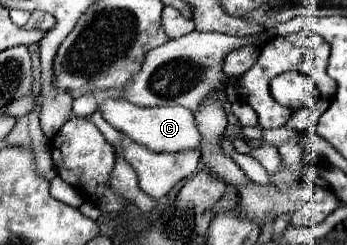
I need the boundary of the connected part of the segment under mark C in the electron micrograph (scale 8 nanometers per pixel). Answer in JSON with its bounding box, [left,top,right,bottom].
[98,99,200,151]

